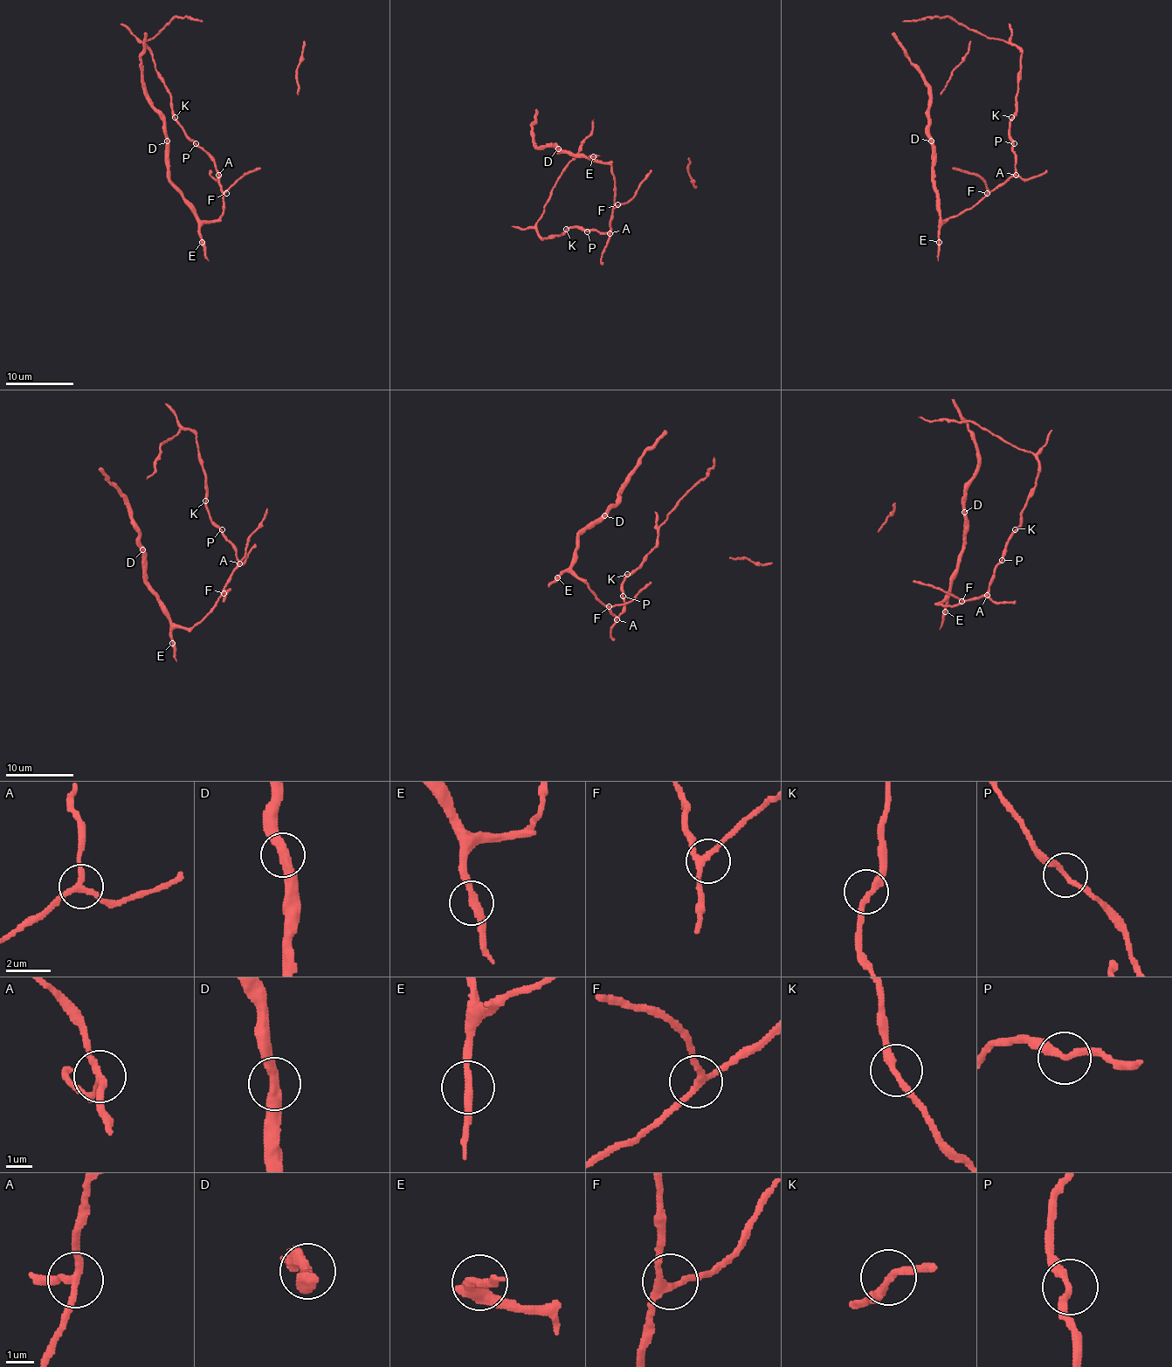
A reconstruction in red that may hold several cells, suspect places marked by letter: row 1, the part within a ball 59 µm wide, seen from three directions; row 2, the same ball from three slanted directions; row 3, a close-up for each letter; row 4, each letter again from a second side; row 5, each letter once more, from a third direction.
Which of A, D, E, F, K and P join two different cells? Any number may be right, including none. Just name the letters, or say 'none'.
none

